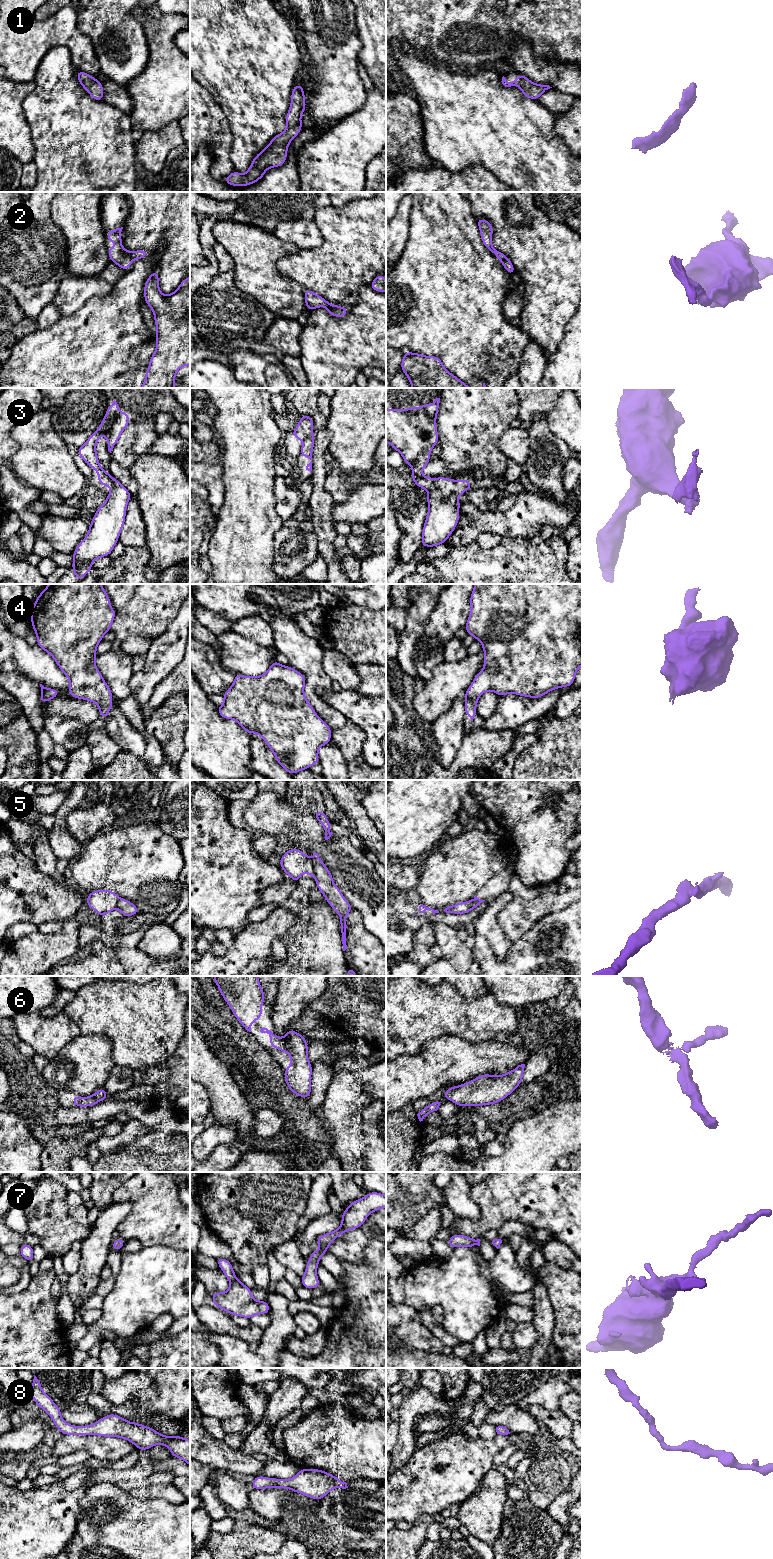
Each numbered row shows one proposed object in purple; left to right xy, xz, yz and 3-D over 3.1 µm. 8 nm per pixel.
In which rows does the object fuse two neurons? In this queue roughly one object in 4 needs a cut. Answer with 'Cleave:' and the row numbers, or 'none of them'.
Cleave: 3, 5

